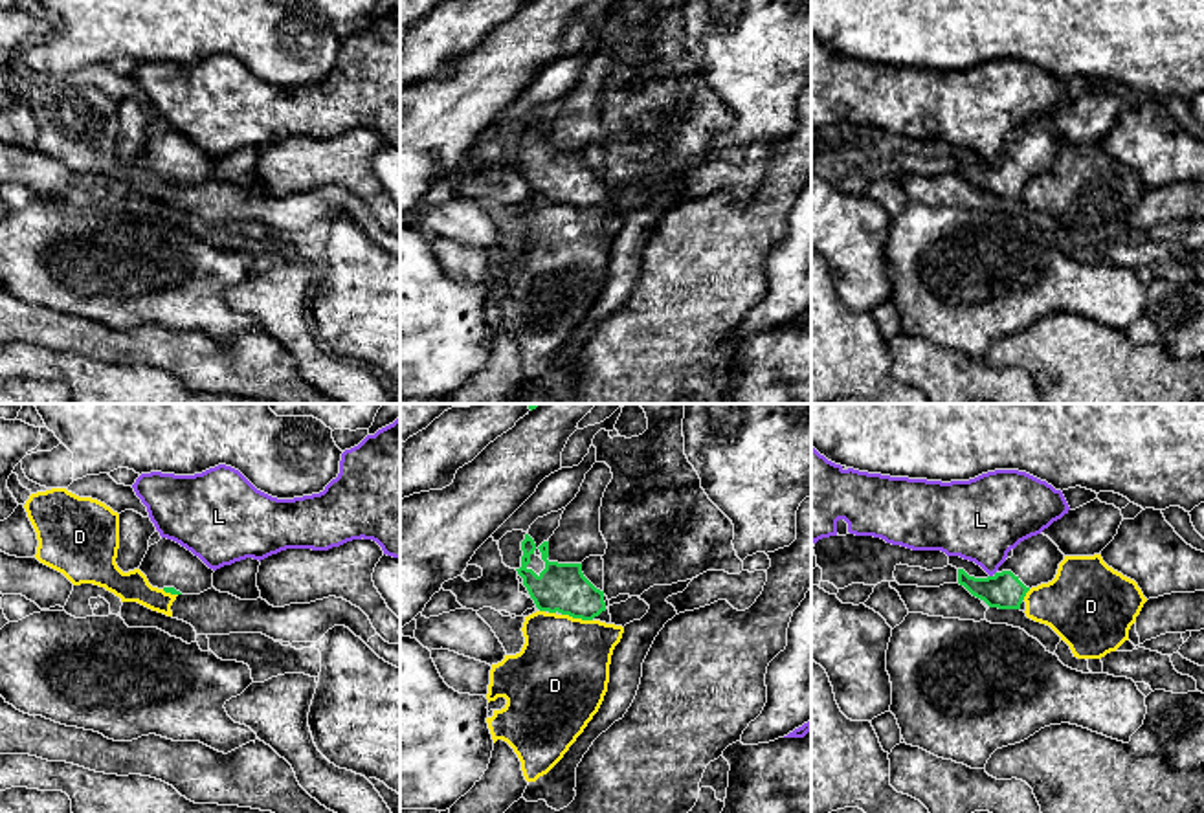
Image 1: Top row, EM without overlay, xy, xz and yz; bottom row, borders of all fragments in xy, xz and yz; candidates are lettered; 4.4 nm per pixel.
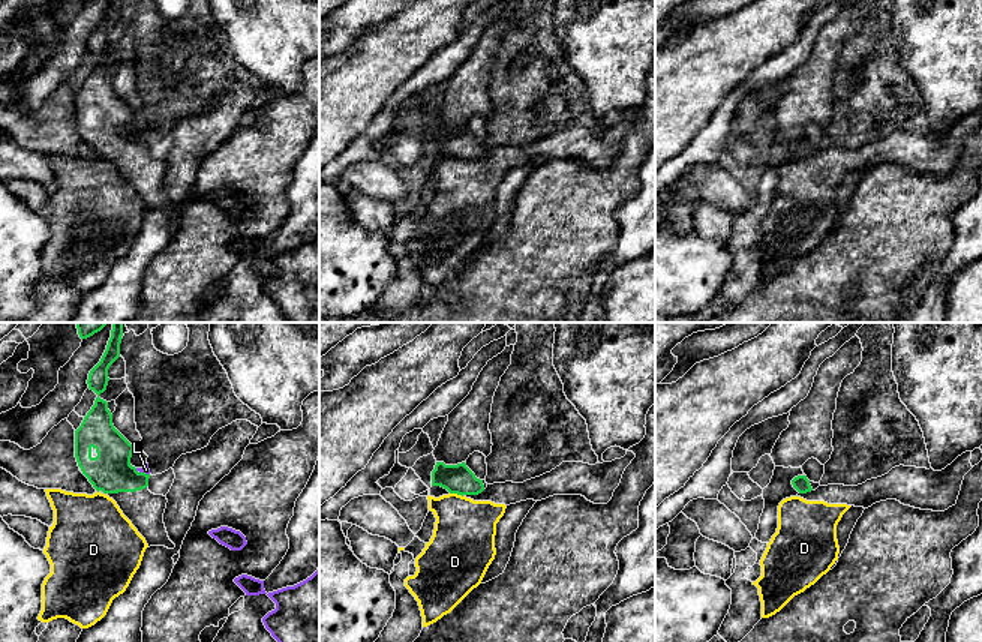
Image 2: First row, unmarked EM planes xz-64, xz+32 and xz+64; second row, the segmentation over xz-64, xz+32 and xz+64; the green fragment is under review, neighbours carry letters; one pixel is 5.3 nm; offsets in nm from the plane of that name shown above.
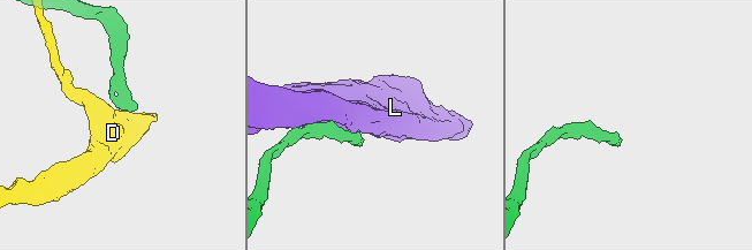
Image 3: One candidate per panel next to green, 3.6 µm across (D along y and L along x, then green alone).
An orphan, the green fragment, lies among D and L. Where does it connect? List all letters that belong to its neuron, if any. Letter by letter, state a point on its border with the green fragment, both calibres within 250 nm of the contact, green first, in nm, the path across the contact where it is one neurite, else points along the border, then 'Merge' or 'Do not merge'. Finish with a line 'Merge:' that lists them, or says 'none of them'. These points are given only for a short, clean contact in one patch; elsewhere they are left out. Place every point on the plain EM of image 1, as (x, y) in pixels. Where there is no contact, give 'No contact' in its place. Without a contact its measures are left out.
D: Touches green at xz (577, 206). Thickness 220 nm (green) against 420 nm. Boundary: xz (562, 202), (591, 210). Do not merge
L: Touches green at yz (992, 166). Thickness 160 nm (green) against 360 nm. Boundary: yz (995, 160), (990, 166). Do not merge
Merge: none of them

